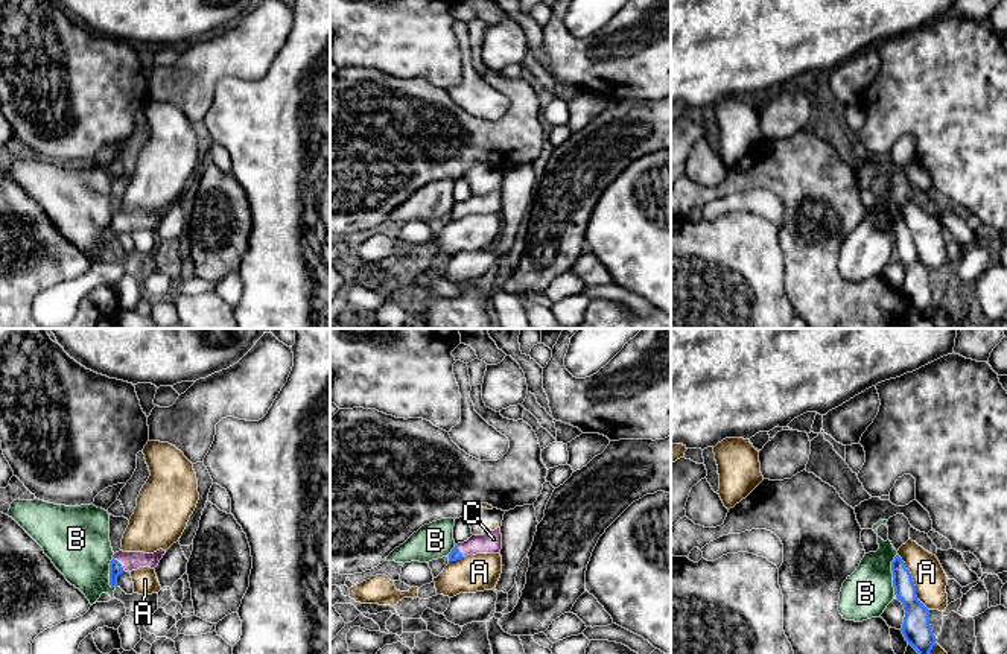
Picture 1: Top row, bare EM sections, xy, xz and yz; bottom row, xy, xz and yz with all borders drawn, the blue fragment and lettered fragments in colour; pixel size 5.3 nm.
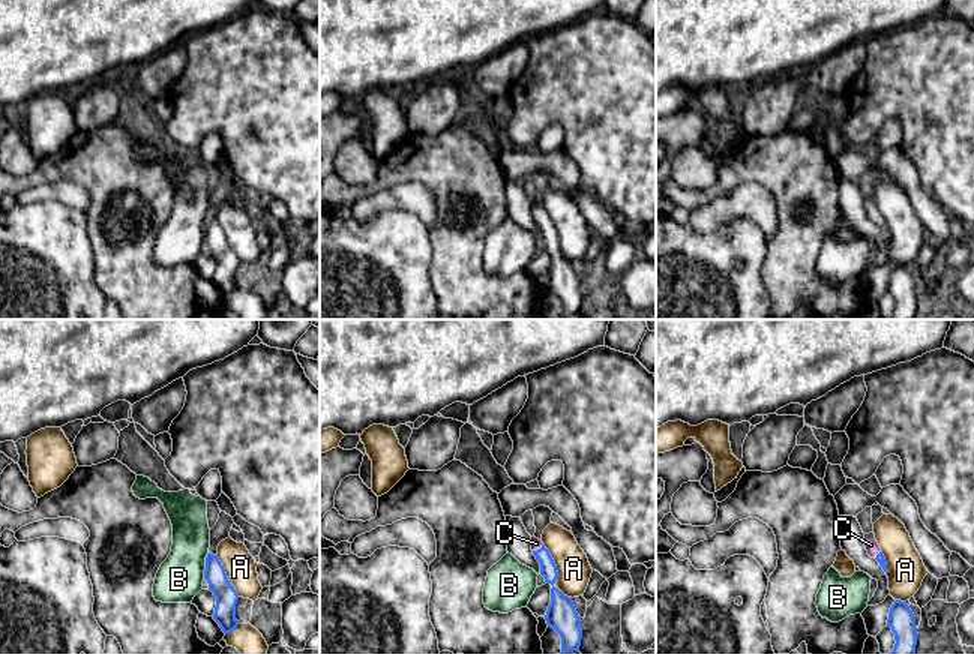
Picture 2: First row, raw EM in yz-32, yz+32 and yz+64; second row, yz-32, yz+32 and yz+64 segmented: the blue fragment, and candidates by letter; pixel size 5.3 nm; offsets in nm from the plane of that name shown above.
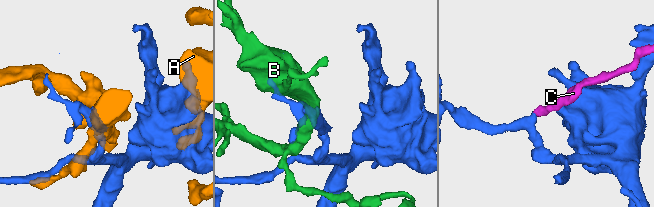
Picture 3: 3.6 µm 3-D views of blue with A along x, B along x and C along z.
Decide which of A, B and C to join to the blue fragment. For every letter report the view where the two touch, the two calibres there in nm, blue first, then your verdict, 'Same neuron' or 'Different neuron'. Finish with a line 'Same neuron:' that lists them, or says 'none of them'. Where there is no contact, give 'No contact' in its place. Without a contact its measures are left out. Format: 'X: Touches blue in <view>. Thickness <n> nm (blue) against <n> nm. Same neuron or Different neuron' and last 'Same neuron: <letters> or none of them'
A: Touches blue in yz. Thickness 150 nm (blue) against 170 nm. Different neuron
B: Touches blue in yz. Thickness 130 nm (blue) against 260 nm. Different neuron
C: Touches blue in xy. Thickness 70 nm (blue) against 100 nm. Same neuron
Same neuron: C

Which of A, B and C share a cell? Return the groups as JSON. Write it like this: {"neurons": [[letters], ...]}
{"neurons": [["A"], ["B"], ["C"]]}

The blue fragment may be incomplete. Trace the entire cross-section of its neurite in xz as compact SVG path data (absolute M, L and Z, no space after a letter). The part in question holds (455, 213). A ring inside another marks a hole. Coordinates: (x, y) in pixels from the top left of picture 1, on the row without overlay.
M500 187L484 195L472 195L467 201L455 204L449 213L449 221L461 219L476 213L499 213L502 208Z

